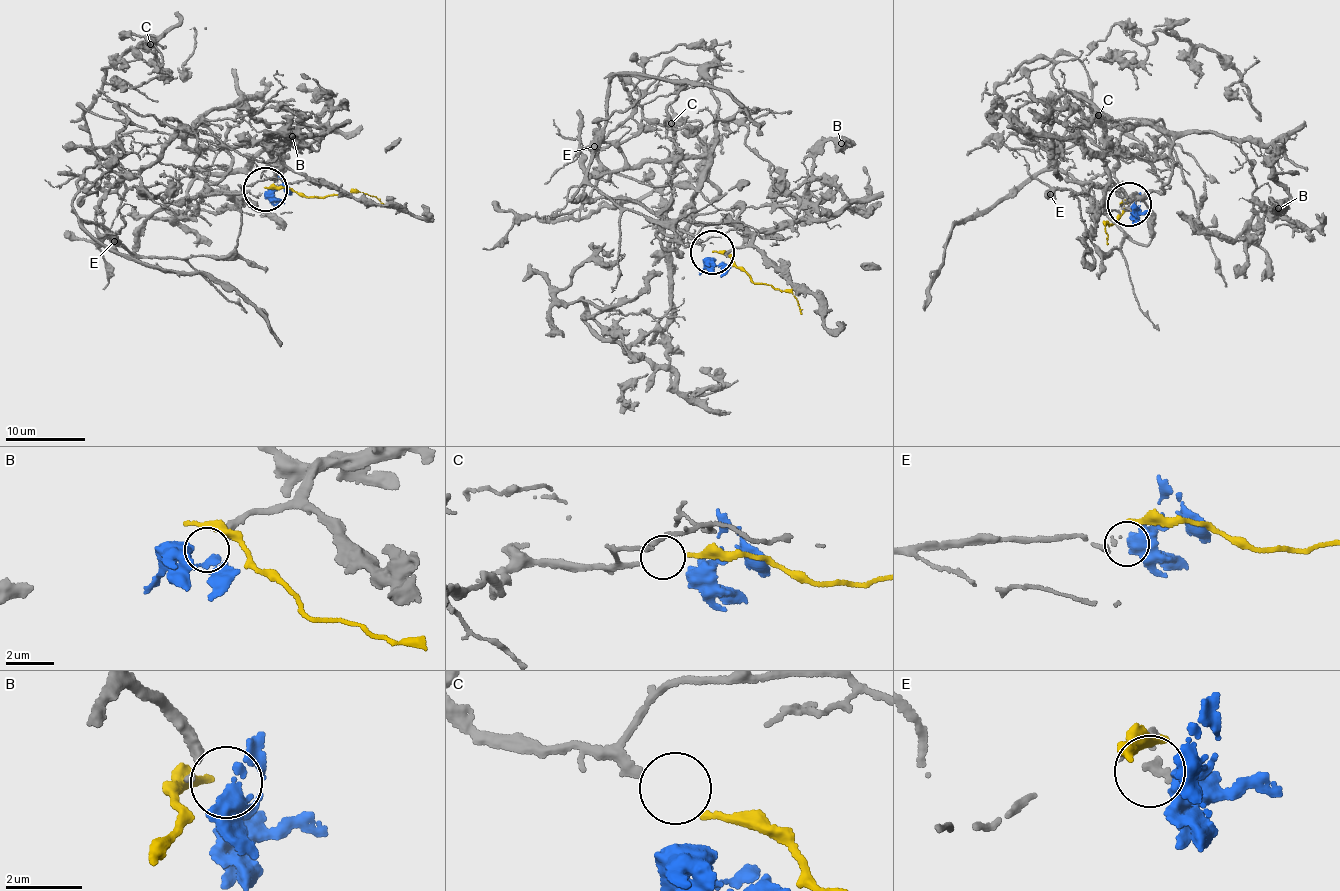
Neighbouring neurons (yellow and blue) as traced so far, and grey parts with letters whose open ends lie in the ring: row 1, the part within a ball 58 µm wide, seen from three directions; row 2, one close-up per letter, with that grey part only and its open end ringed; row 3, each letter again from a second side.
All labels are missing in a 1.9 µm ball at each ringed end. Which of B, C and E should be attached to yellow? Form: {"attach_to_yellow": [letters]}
{"attach_to_yellow": ["C"]}

